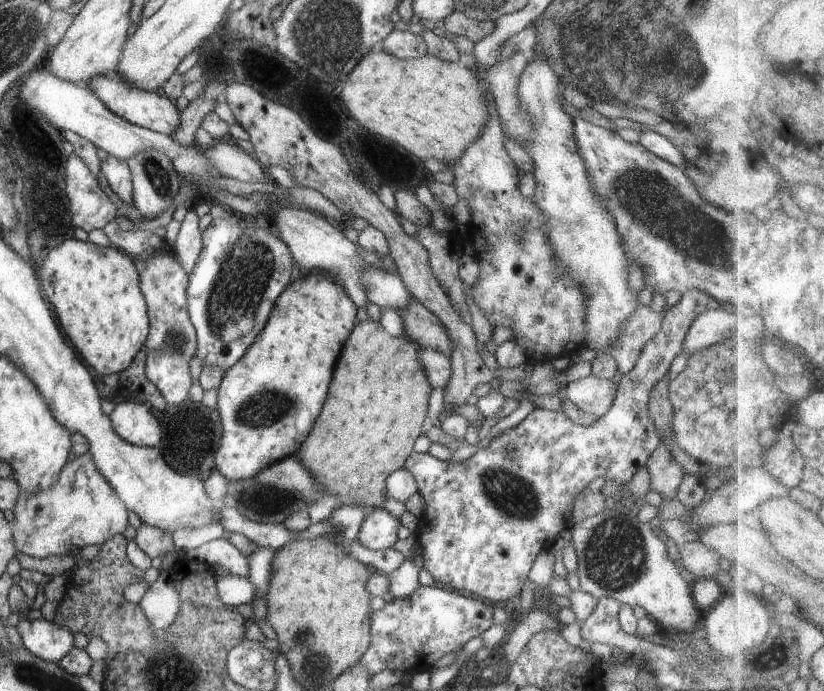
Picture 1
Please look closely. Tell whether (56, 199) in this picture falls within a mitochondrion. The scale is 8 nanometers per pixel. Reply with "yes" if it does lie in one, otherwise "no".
no

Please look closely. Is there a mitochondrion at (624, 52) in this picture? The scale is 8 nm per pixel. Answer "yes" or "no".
yes

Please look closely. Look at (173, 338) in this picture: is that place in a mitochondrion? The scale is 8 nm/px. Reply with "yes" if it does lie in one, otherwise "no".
yes

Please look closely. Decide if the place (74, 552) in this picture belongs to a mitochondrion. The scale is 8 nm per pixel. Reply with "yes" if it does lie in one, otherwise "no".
no

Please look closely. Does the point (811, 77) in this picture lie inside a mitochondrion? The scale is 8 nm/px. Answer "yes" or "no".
no

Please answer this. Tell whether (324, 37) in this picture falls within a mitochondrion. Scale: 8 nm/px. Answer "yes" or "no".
yes

